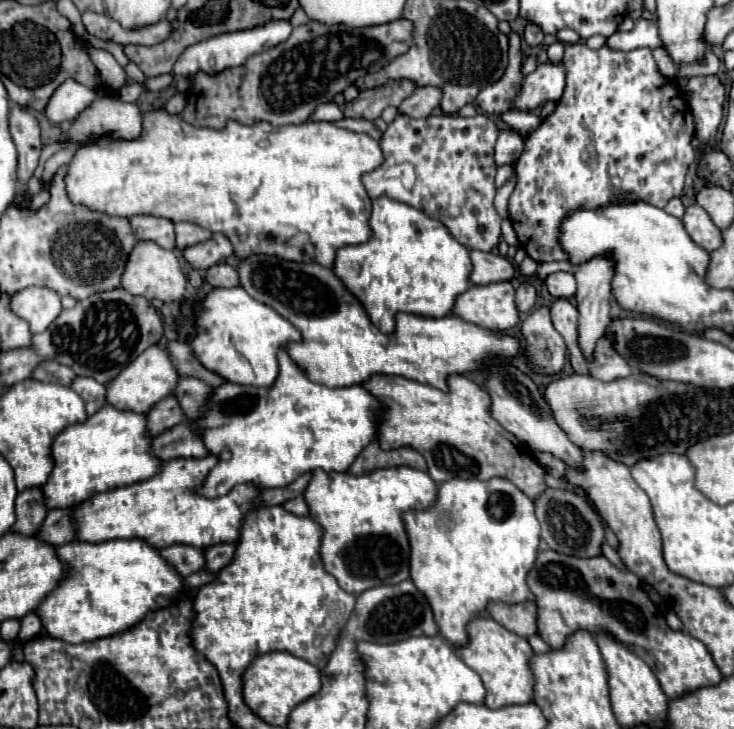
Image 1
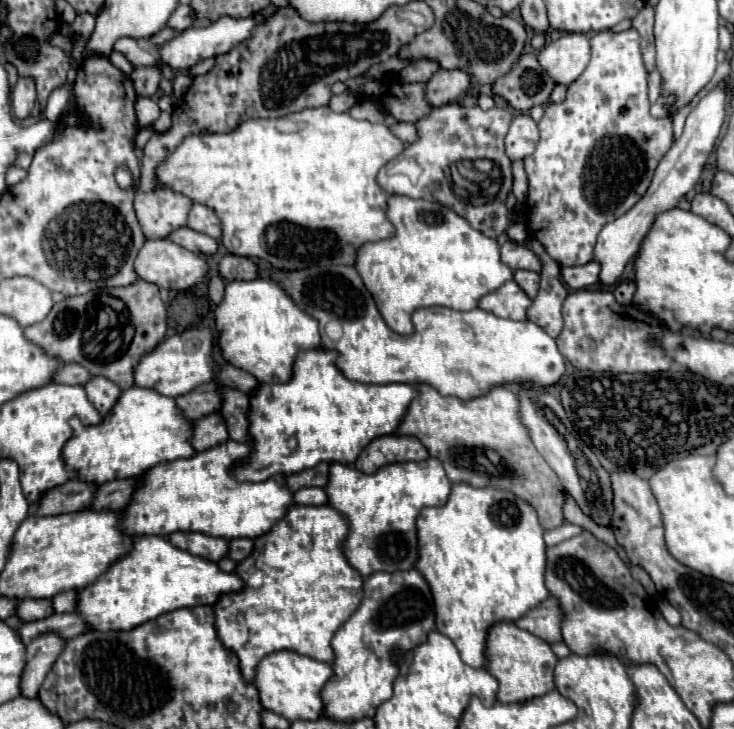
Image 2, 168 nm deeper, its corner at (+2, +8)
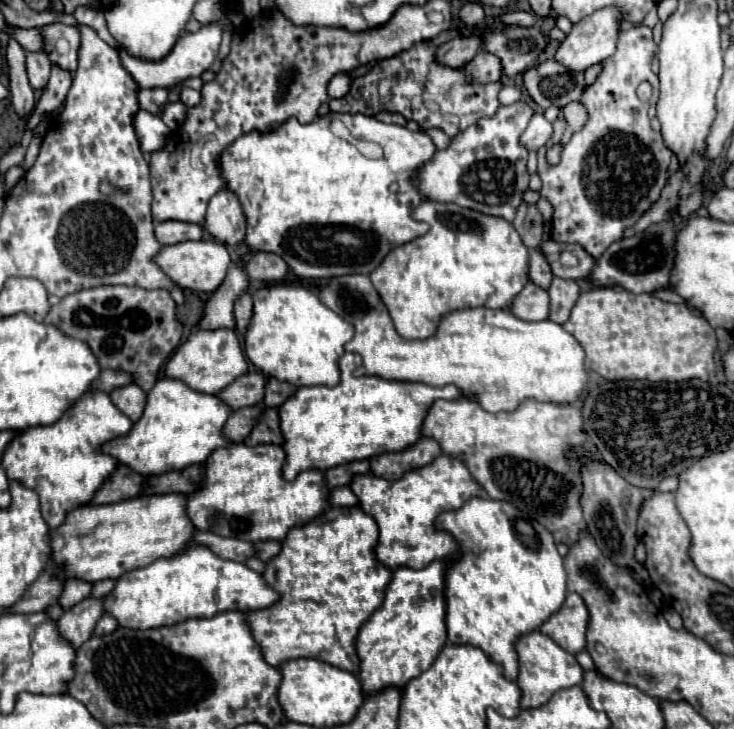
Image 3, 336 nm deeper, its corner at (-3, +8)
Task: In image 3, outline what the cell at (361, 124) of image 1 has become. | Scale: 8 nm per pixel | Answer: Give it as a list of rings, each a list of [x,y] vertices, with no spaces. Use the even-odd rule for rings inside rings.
[[[429,129],[429,131],[425,131],[425,133],[429,133],[429,135],[431,135],[433,143],[435,143],[439,149],[449,147],[449,143],[451,143],[451,137],[449,137],[447,133],[443,133],[441,129]]]

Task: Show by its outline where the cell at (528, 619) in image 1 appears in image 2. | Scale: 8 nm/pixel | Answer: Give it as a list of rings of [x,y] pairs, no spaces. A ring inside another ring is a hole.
[[[548,597],[546,601],[532,607],[526,615],[516,619],[514,623],[520,629],[526,629],[532,635],[544,639],[546,643],[554,643],[554,641],[562,639],[560,621],[562,621],[562,611],[558,609],[558,601]]]

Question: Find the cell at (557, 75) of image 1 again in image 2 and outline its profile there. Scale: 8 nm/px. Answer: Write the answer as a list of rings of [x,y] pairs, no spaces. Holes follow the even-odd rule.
[[[568,33],[558,41],[548,43],[538,53],[538,63],[556,79],[556,85],[570,85],[586,69],[590,61],[588,35]]]

